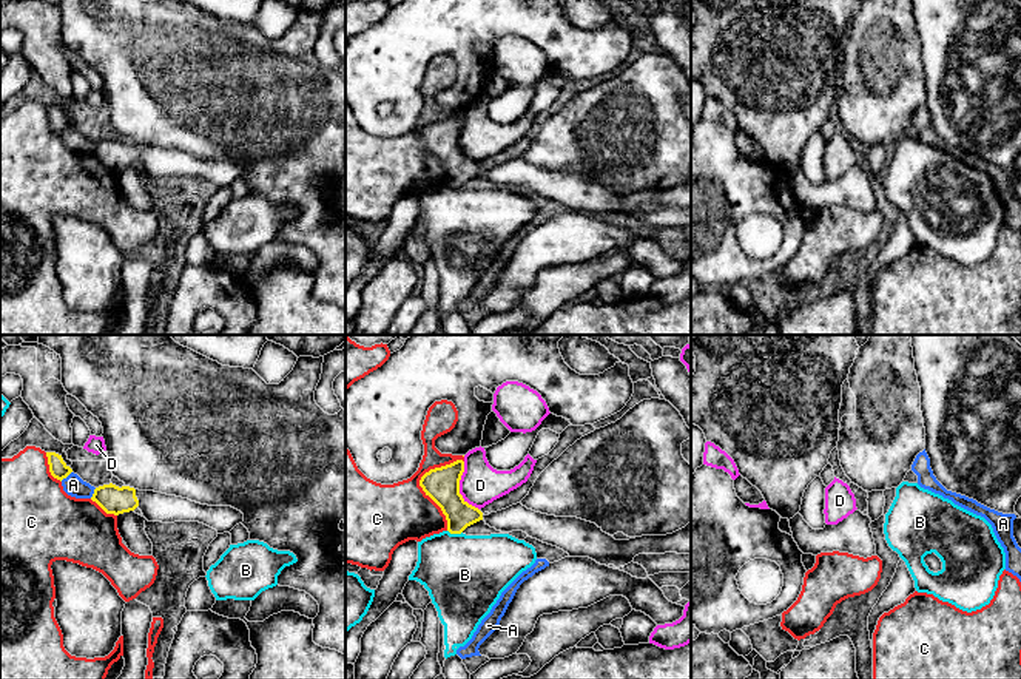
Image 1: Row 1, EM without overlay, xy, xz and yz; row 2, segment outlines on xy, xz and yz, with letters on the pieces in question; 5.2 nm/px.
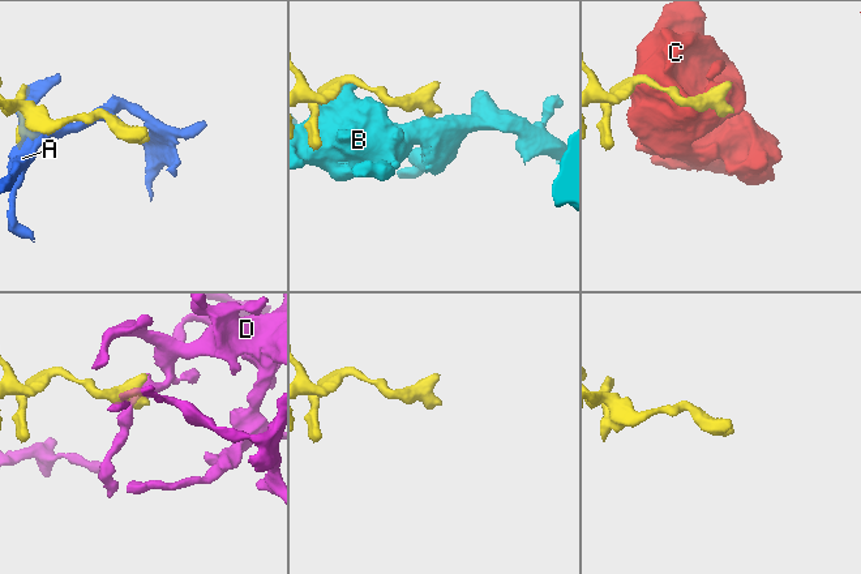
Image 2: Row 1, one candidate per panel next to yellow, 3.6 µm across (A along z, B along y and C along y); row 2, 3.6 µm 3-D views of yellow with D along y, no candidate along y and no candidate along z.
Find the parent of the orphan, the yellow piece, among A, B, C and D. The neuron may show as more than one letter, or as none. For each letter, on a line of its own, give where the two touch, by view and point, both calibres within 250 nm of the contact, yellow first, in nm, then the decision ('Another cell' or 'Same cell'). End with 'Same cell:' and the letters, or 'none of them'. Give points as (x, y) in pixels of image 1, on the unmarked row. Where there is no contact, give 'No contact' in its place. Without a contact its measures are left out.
A: Touches yellow at xy (65, 131). Thickness 90 nm (yellow) against 110 nm. Another cell
B: Touches yellow at xz (455, 187). Thickness 180 nm (yellow) against 420 nm. Another cell
C: Touches yellow at xz (420, 136). Thickness 180 nm (yellow) against 340 nm. Another cell
D: Touches yellow at xz (458, 142). Thickness 180 nm (yellow) against 220 nm. Another cell
Same cell: none of them

